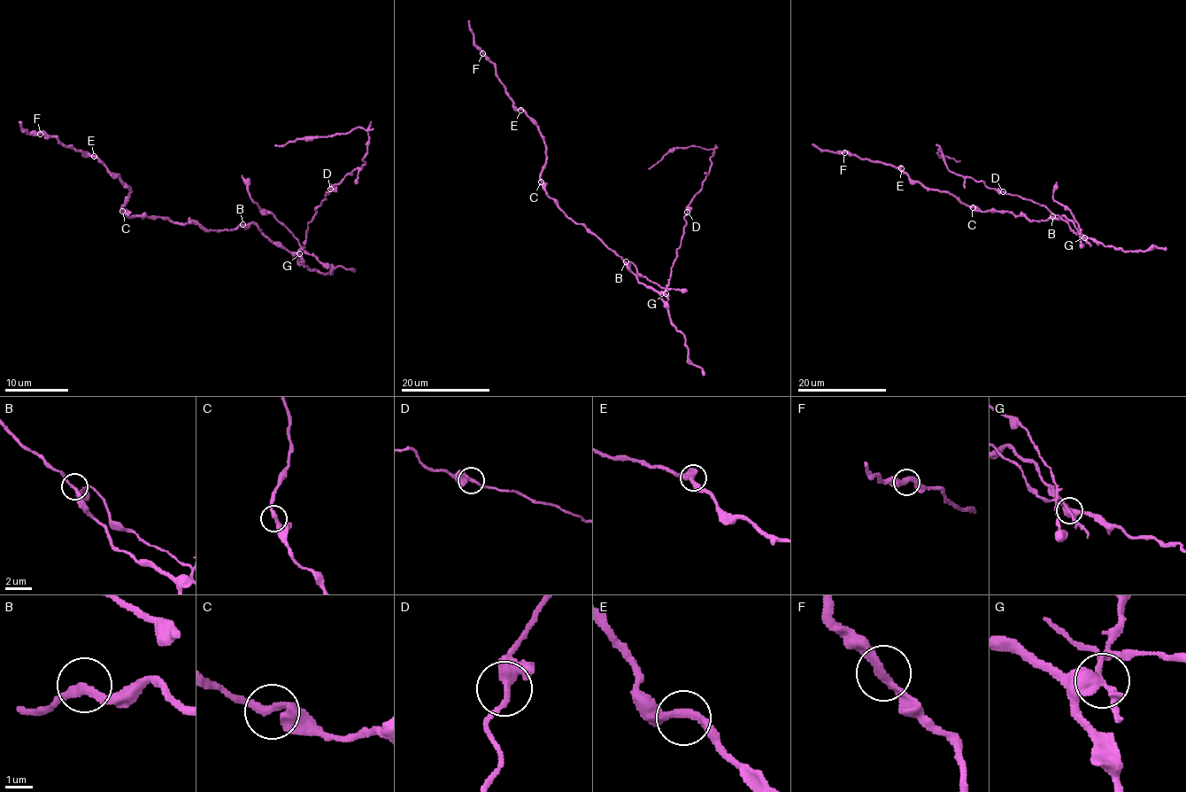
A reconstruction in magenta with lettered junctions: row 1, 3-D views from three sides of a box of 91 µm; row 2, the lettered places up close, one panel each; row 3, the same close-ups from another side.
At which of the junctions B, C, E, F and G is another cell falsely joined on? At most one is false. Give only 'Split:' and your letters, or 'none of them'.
Split: G

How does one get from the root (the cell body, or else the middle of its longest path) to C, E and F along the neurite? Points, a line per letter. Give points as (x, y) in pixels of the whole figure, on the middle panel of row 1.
C: (624, 261), (581, 223), (575, 223), (547, 195), (541, 182)
E: (624, 261), (581, 223), (575, 223), (547, 195), (540, 178), (546, 159), (544, 136), (520, 110)
F: (624, 261), (547, 195), (540, 178), (546, 159), (544, 136), (514, 105), (495, 66), (482, 53)

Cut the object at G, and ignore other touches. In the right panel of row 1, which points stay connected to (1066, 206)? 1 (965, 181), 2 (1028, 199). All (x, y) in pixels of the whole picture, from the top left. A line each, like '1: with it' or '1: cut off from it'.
1: with it
2: with it

